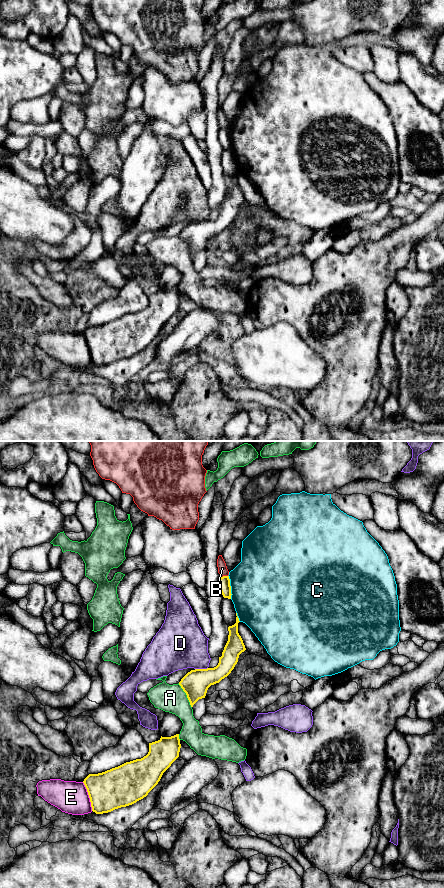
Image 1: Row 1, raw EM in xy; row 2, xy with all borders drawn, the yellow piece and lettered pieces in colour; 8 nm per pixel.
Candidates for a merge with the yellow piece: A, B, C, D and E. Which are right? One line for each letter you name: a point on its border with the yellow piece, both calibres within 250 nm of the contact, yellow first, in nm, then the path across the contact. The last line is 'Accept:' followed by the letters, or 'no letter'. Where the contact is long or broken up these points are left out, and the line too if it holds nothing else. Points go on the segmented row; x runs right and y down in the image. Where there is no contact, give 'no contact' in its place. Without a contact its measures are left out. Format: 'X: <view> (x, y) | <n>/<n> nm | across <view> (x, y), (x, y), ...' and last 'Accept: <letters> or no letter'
Accept: no letter

